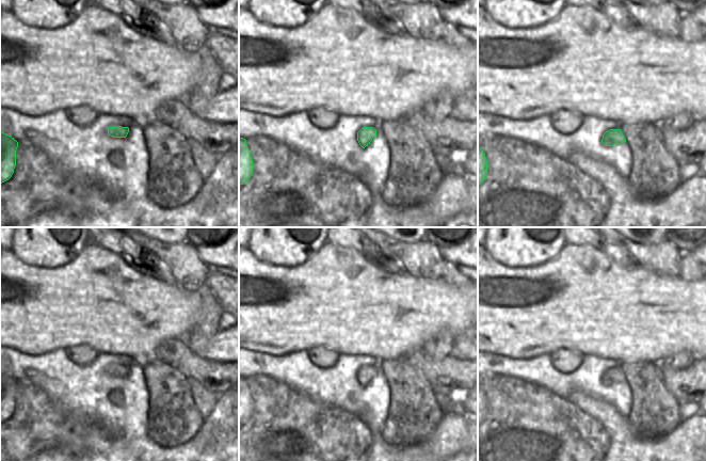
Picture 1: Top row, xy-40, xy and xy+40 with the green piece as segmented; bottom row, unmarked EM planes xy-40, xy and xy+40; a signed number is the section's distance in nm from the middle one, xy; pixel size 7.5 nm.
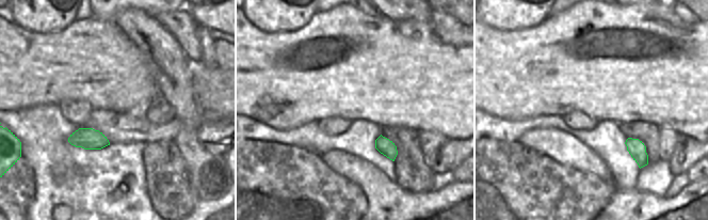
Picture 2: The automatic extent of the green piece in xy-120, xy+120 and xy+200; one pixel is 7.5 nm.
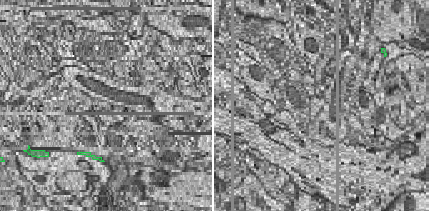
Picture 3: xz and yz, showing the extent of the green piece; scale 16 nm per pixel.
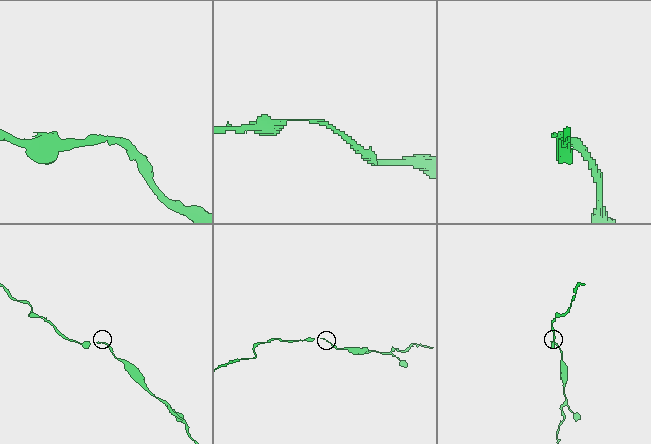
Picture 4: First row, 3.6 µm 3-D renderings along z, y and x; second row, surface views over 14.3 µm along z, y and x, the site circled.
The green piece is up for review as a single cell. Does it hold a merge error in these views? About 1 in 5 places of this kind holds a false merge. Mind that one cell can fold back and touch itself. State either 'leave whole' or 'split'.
leave whole

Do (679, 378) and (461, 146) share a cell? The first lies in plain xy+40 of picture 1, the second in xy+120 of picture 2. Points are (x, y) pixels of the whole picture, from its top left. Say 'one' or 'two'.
one

